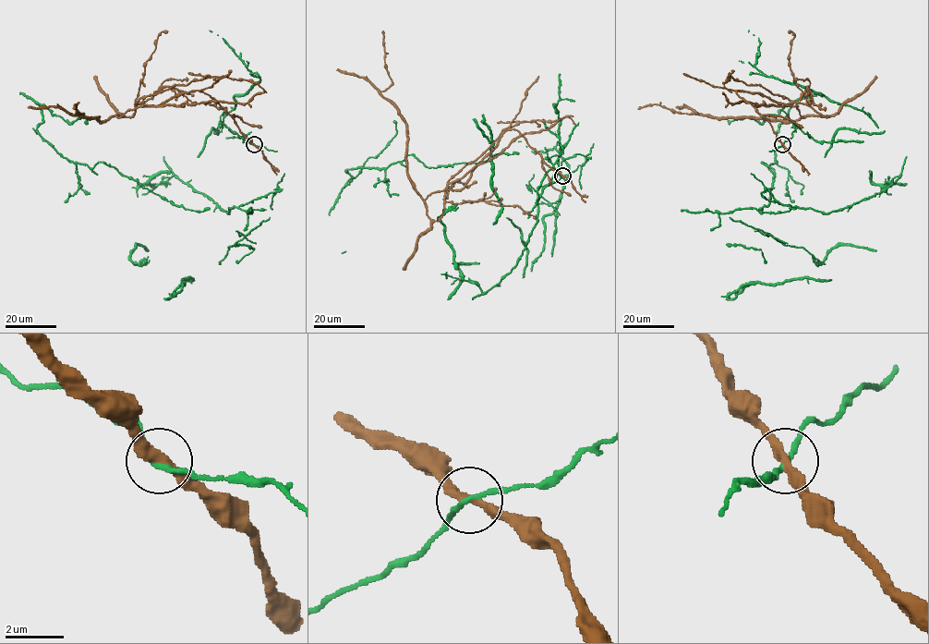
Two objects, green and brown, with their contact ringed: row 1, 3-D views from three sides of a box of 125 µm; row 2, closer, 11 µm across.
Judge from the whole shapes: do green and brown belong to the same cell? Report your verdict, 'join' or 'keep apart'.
join

